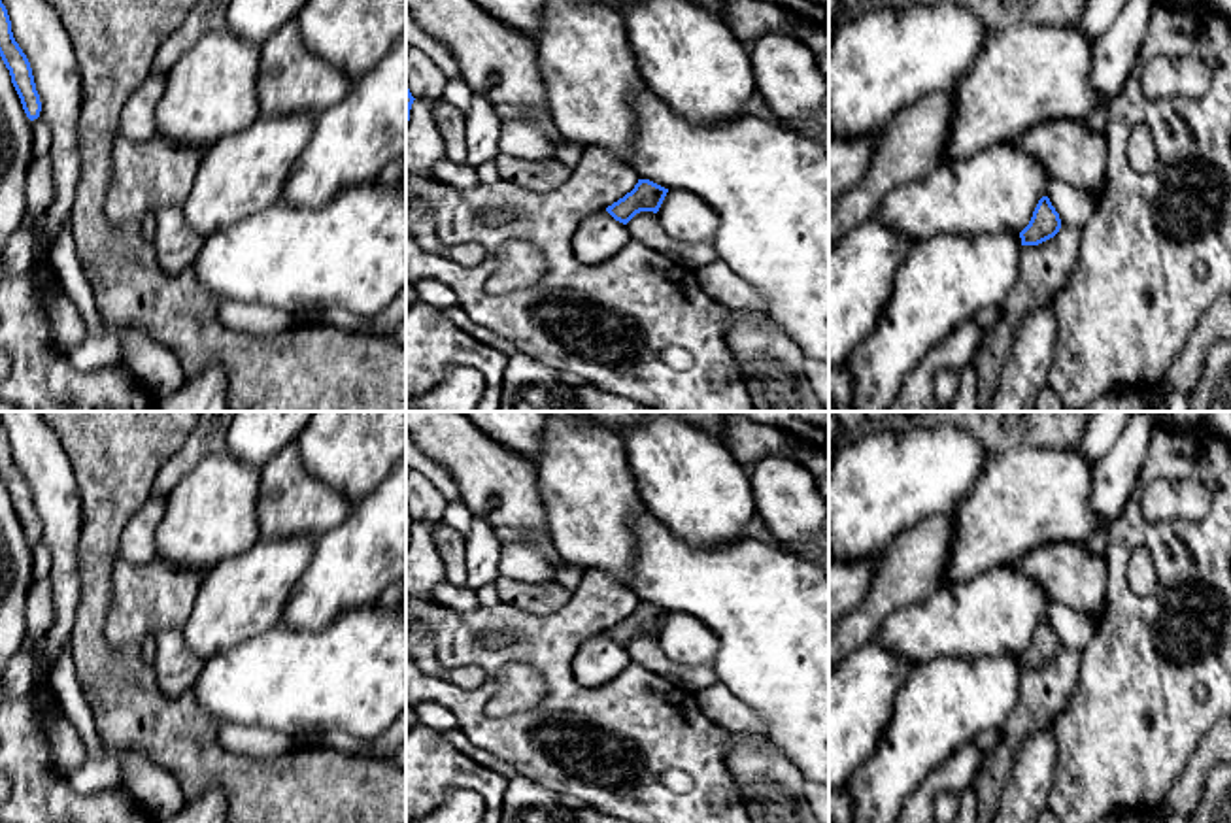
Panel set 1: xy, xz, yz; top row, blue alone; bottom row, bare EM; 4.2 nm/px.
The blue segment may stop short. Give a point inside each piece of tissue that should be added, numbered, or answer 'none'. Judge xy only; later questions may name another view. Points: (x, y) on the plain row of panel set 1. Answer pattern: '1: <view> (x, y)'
none

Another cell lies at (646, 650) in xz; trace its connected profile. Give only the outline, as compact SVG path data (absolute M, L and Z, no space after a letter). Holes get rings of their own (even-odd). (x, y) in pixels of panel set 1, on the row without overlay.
M640 634L629 646L627 651L632 663L646 666L649 672L666 678L668 681L685 687L689 693L717 683L717 674L712 664L685 666L670 661L657 636Z

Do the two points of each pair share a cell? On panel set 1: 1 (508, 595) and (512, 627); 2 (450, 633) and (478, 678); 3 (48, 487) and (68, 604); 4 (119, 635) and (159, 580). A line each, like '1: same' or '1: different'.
1: different
2: different
3: same
4: same

